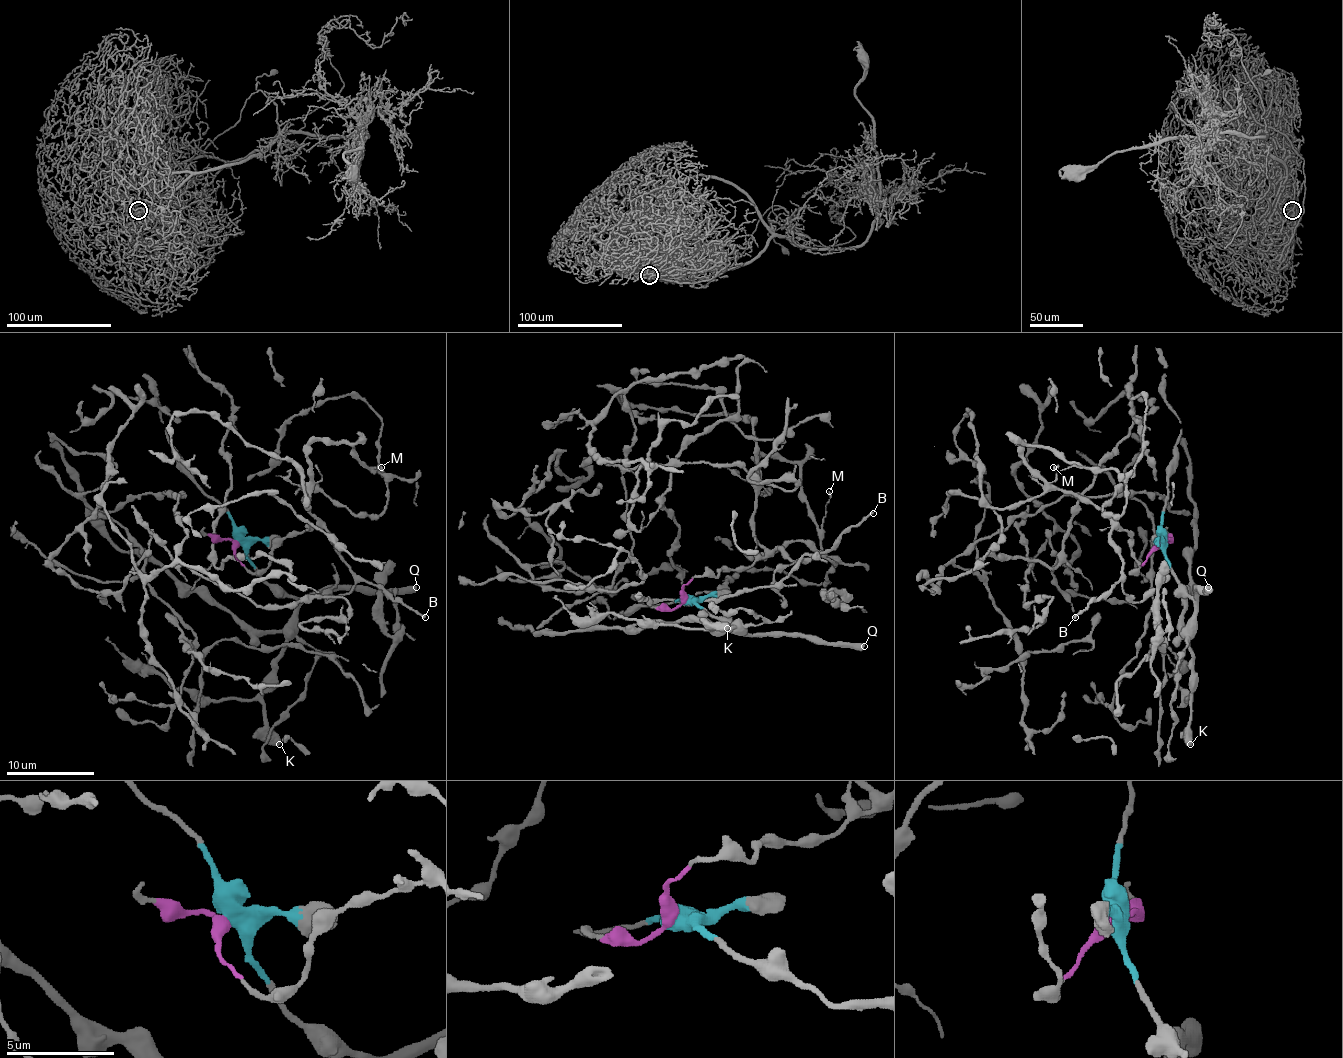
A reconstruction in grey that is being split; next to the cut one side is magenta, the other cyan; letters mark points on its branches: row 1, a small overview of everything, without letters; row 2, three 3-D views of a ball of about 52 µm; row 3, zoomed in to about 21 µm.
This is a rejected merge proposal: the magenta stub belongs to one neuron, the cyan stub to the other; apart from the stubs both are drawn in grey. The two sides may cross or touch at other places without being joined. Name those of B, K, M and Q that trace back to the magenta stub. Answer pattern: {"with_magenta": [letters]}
{"with_magenta": ["B", "M"]}

